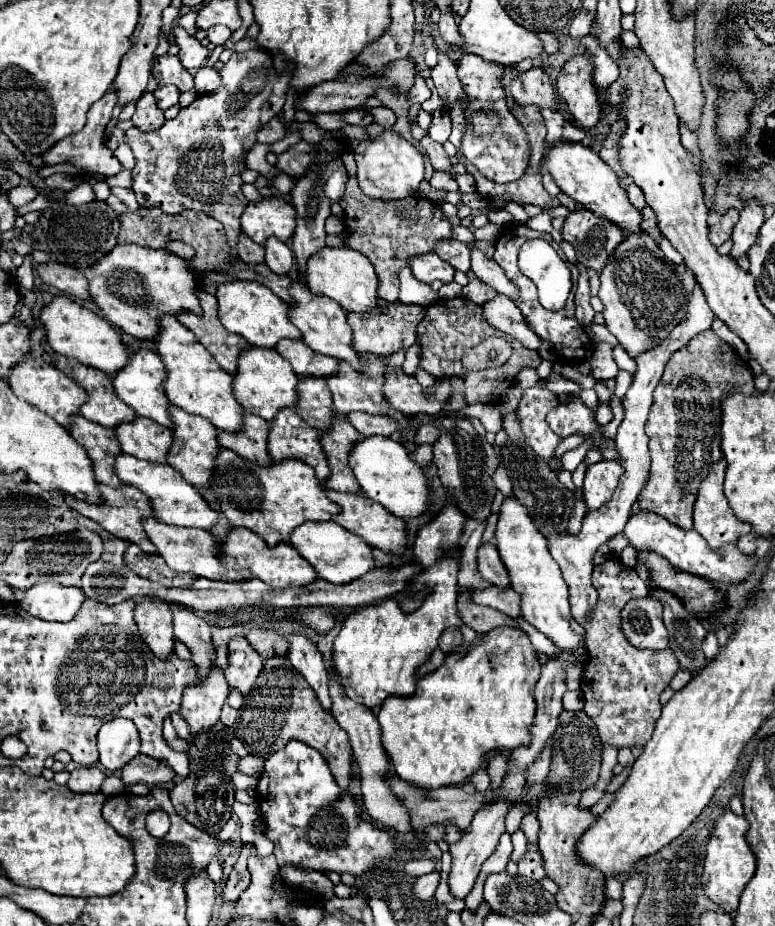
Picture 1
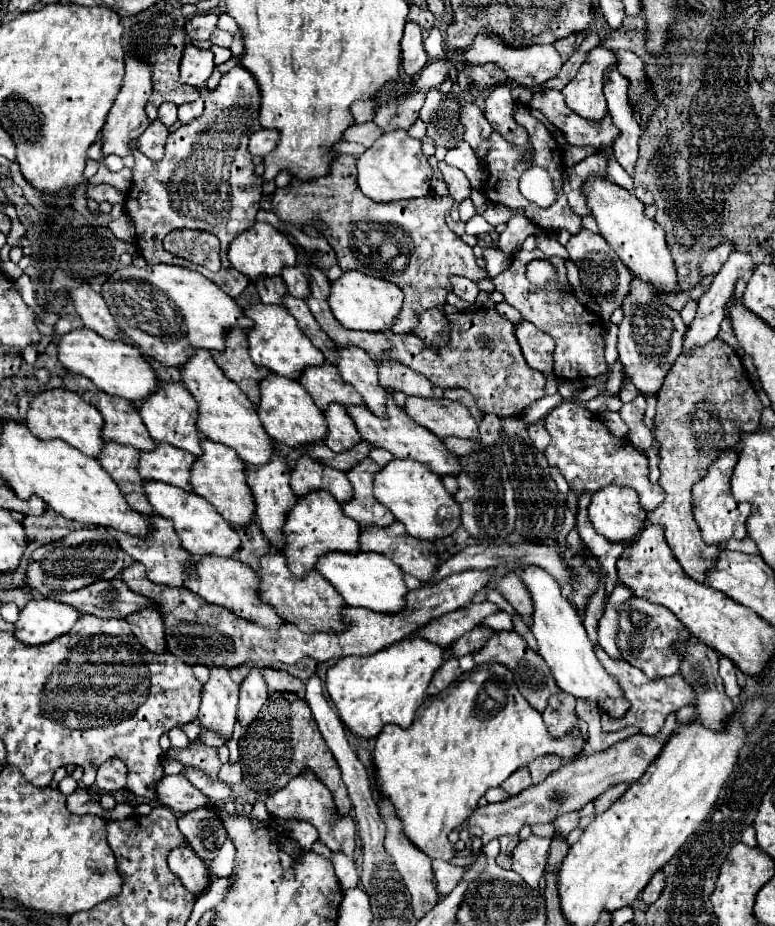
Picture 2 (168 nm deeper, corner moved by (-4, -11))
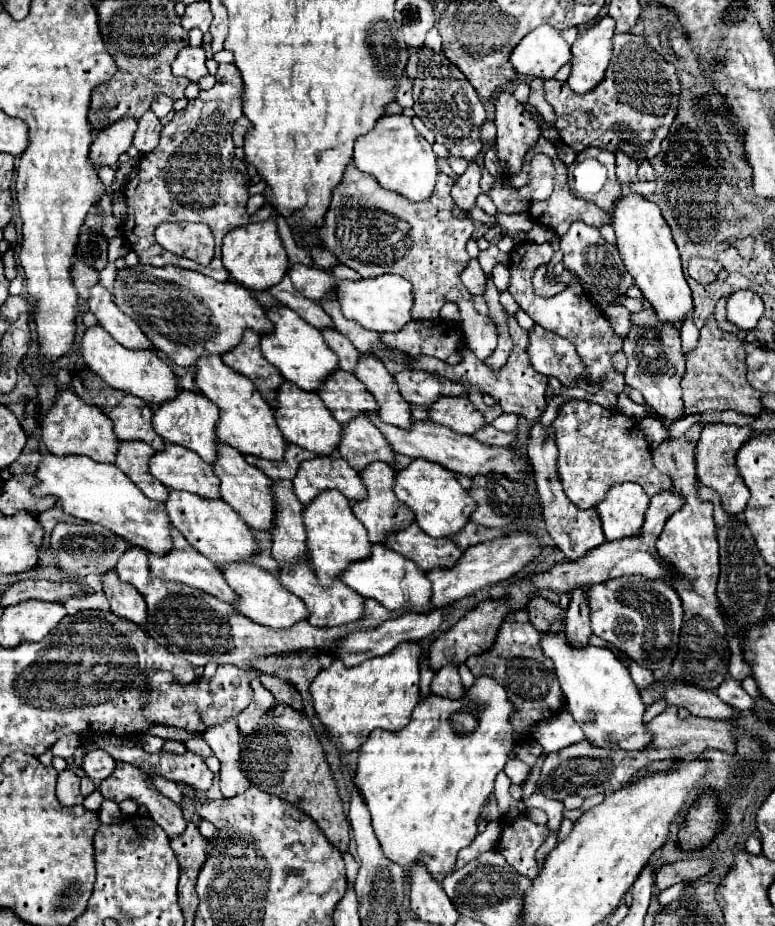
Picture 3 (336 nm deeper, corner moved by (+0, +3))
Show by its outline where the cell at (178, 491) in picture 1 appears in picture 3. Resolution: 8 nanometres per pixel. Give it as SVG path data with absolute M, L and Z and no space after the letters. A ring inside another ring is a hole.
M170 491L170 497L166 501L168 515L172 519L172 525L188 539L188 543L198 549L204 557L218 563L218 567L230 565L230 563L242 563L252 555L258 555L258 543L252 535L252 529L246 525L244 519L238 517L238 513L224 501L216 499L202 499L192 493L184 491Z

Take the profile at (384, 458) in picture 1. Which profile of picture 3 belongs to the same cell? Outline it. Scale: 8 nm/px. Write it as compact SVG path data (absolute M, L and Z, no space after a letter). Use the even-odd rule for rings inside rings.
M414 459L406 469L396 471L394 493L416 513L416 523L430 537L452 537L460 533L476 509L476 501L462 489L454 473L442 469L442 465L428 463L426 459Z

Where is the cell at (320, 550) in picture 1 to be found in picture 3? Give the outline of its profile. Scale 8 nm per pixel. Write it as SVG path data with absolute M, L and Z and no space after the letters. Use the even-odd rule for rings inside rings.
M374 545L372 555L366 561L352 563L340 577L348 587L352 587L358 595L366 599L376 599L386 609L404 609L414 613L430 613L428 609L428 597L432 597L432 585L426 577L426 573L410 559L402 557L400 553L386 549L384 545Z

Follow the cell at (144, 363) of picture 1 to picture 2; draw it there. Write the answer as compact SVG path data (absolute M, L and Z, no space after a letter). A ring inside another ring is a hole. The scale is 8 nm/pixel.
M164 381L158 385L158 389L148 399L144 399L140 403L138 411L140 411L140 417L144 419L144 425L146 425L146 429L154 441L170 443L170 445L186 449L194 455L202 455L200 433L196 429L196 415L198 415L196 407L198 405L196 405L194 397L190 395L190 391L182 383Z

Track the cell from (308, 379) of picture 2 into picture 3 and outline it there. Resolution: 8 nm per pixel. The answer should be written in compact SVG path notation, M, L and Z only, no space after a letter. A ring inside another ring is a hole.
M338 369L328 377L318 391L326 407L332 411L334 419L340 425L346 425L356 417L356 413L376 413L378 405L372 393L368 393L366 385L352 377L350 373Z

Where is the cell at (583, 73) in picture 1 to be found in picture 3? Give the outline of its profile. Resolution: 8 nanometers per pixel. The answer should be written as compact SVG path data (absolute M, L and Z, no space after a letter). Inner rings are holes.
M600 17L594 25L584 29L572 45L572 73L568 85L574 93L592 91L606 73L612 57L612 17Z

